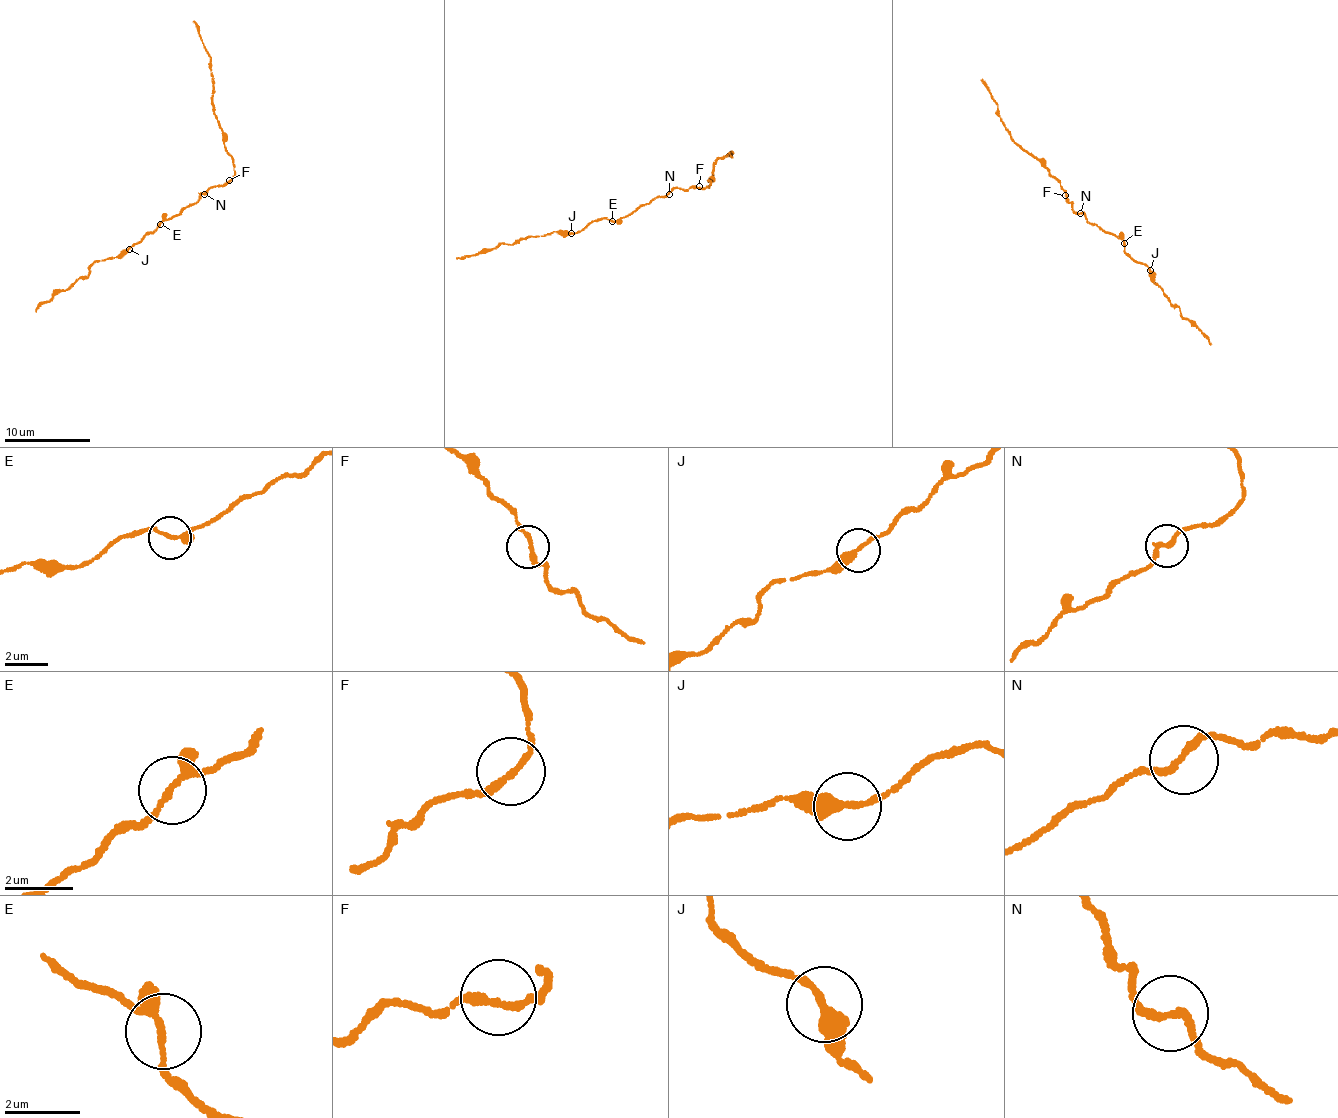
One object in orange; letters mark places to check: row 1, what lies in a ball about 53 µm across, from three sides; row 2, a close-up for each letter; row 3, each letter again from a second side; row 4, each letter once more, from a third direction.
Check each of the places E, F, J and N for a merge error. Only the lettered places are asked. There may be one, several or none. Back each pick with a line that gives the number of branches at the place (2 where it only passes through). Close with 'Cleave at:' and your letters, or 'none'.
Cleave at: none

